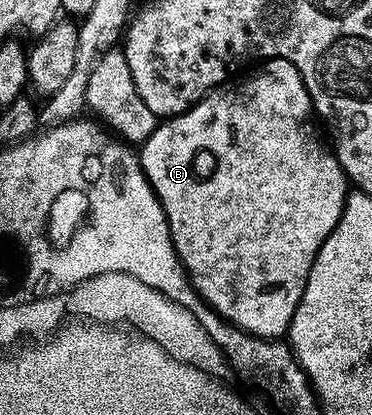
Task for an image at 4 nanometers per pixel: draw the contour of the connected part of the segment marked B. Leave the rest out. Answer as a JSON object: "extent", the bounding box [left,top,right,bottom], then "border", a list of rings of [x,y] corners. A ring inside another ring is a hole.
{"extent":[140,56,348,340],"border":[[[279,56],[261,61],[257,68],[258,73],[255,76],[246,76],[243,80],[235,79],[233,82],[220,84],[203,100],[192,105],[187,112],[163,119],[153,134],[140,144],[140,159],[146,180],[152,186],[166,215],[166,229],[170,231],[174,253],[178,255],[179,265],[186,271],[186,279],[190,281],[190,287],[195,289],[199,298],[208,307],[213,308],[235,328],[239,328],[249,336],[258,336],[262,340],[282,340],[290,331],[296,306],[300,306],[300,298],[304,298],[304,286],[308,282],[312,262],[316,262],[316,254],[320,246],[324,246],[328,234],[332,234],[336,222],[340,222],[348,181],[331,145],[327,143],[324,136],[322,141],[322,136],[318,133],[319,125],[316,123],[314,103],[310,101],[310,95],[304,86],[304,78],[300,78],[300,70],[296,70],[292,62]]]}

